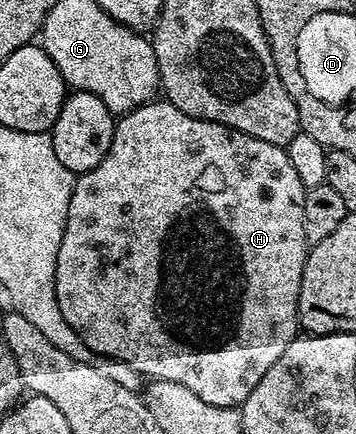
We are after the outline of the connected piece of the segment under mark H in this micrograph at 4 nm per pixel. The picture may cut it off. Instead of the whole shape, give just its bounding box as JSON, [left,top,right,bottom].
[55,102,309,408]

